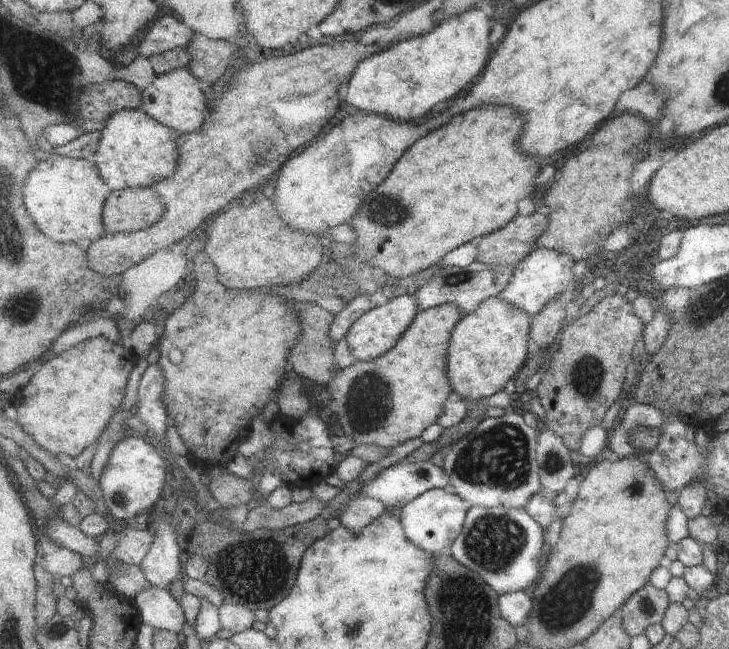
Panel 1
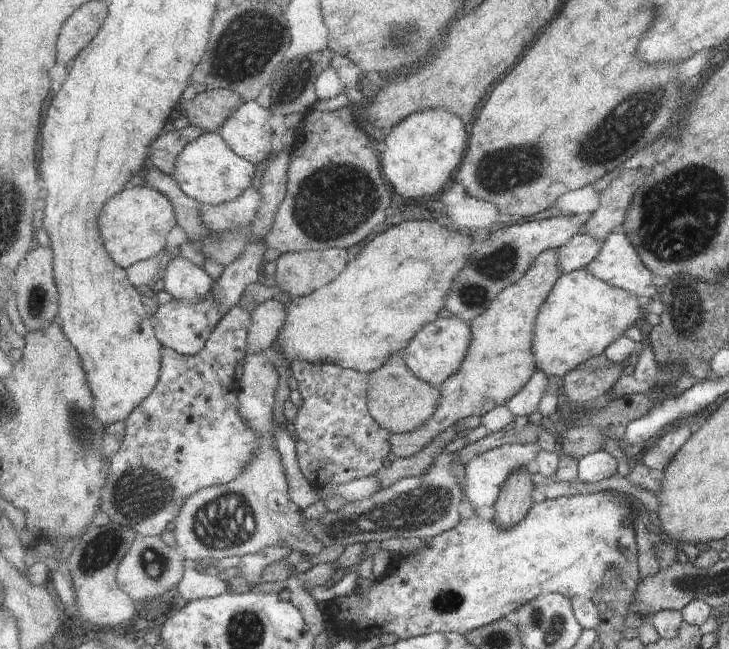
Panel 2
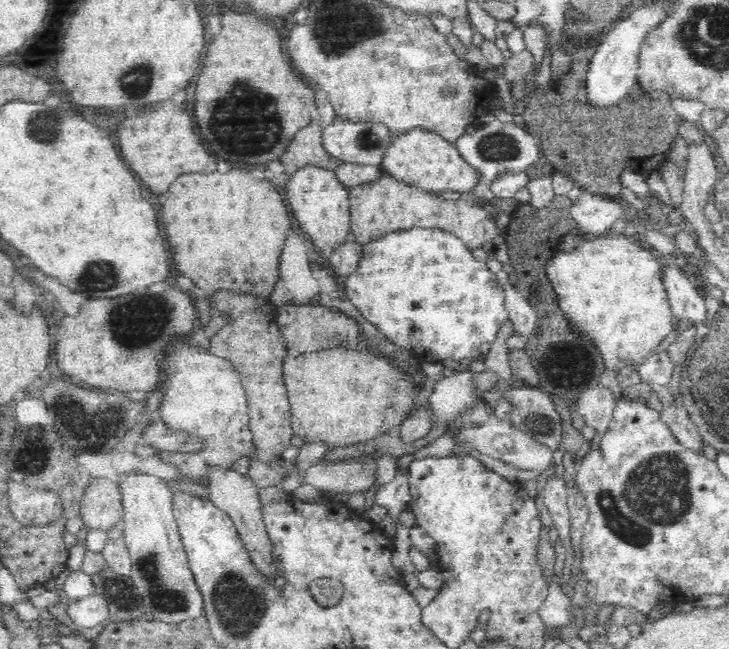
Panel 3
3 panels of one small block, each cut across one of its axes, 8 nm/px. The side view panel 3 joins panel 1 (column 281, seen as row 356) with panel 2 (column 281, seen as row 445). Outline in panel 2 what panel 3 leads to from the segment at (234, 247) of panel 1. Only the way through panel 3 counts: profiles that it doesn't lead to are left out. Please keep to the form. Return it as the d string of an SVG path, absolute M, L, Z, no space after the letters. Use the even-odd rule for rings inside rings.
M346 249L282 253L276 262L275 285L291 297L304 297L337 280L349 264L349 252Z

